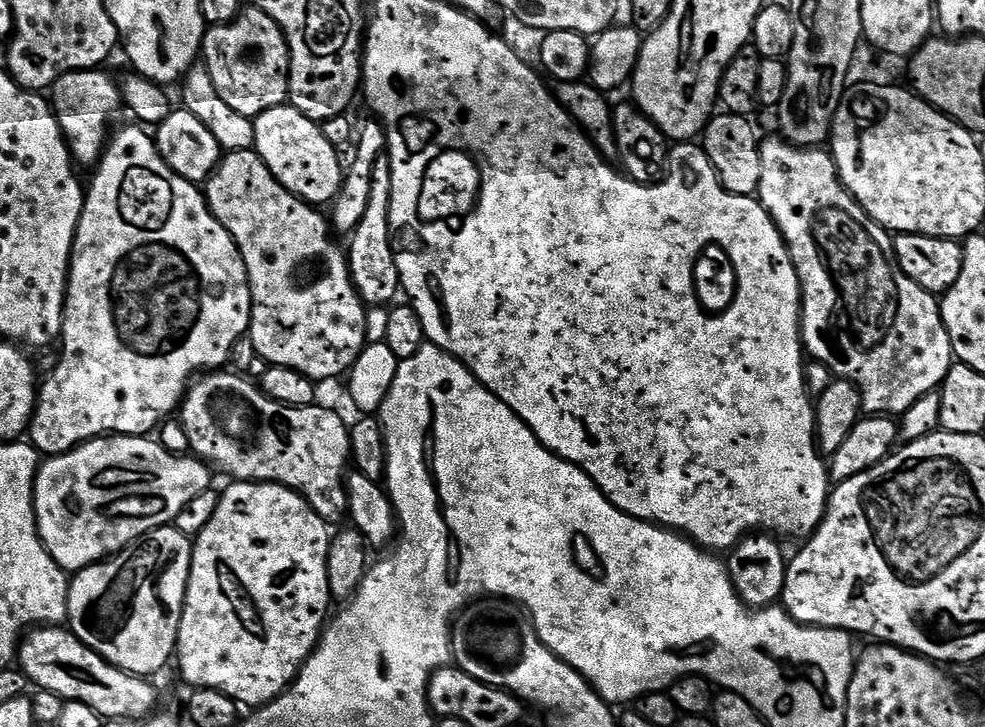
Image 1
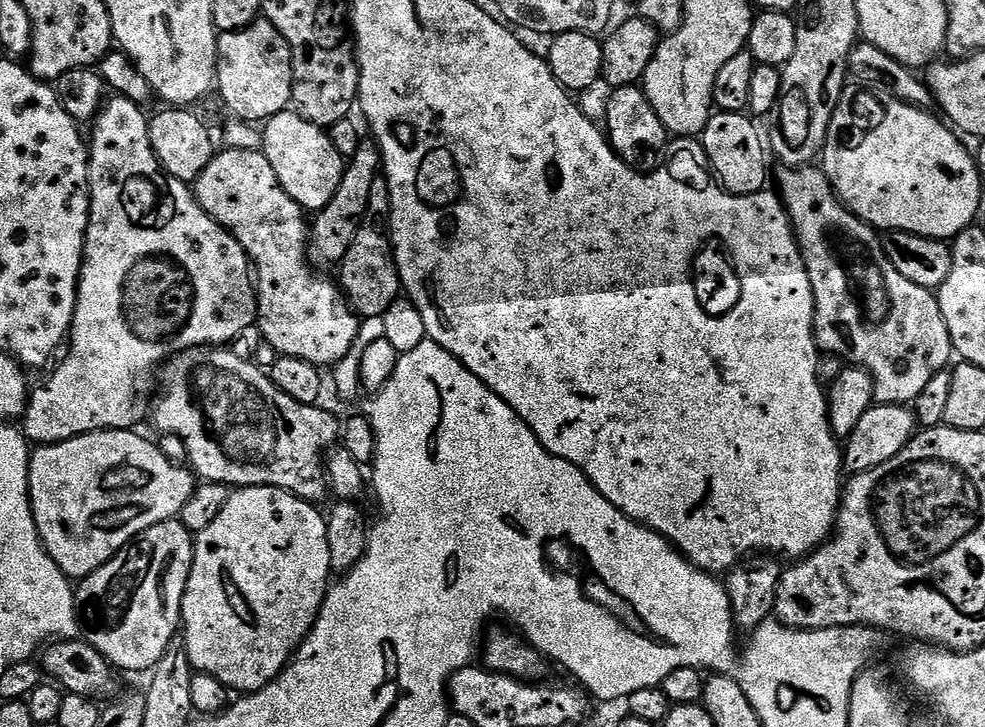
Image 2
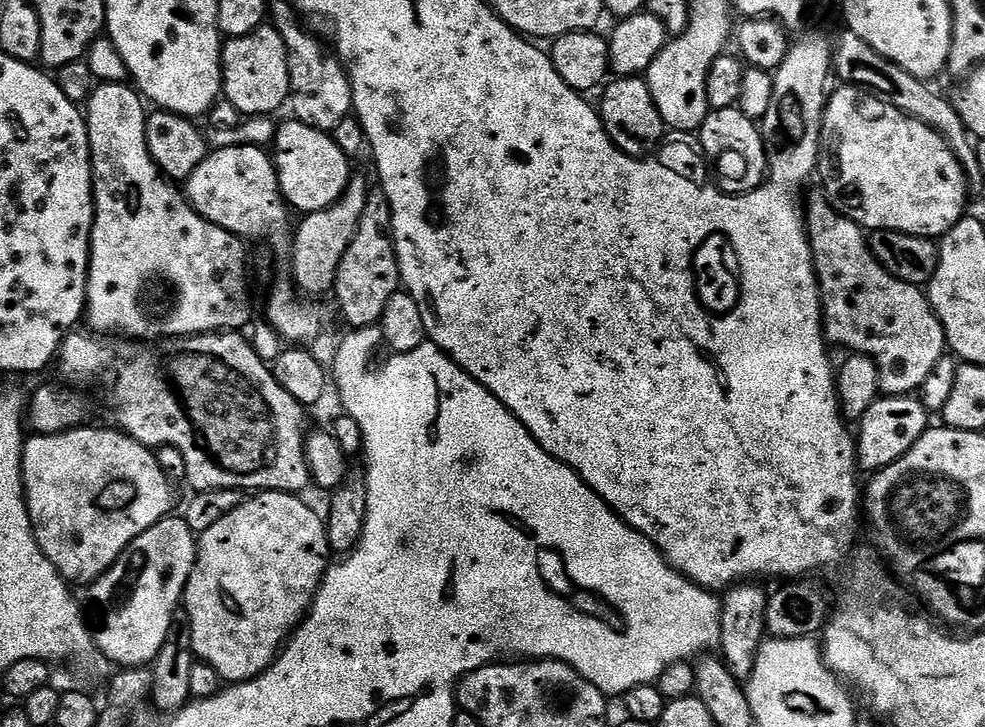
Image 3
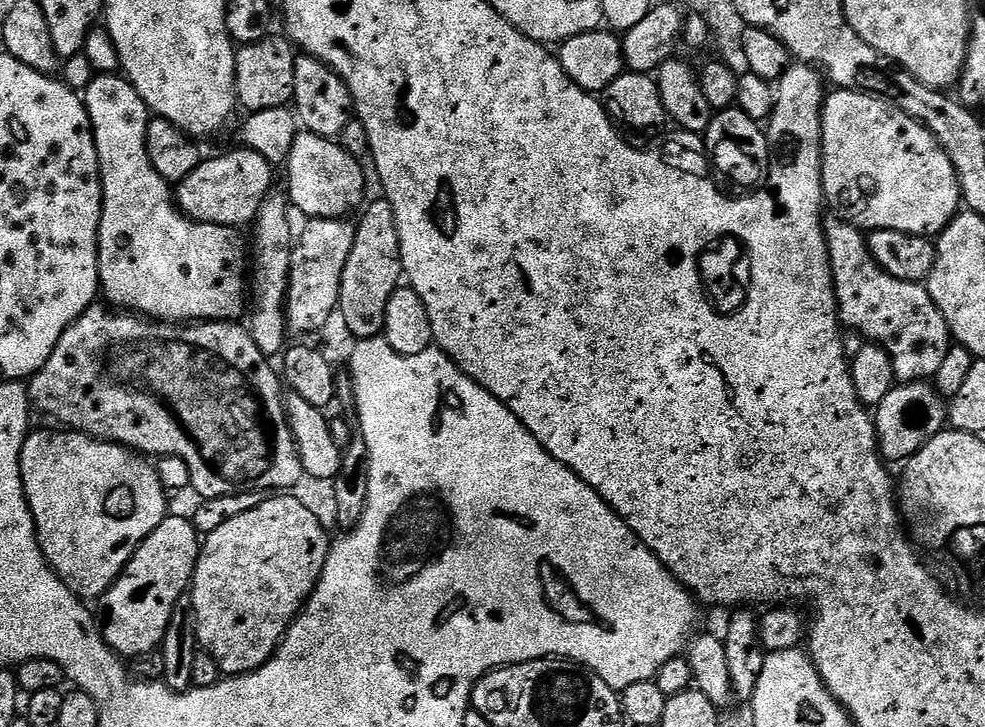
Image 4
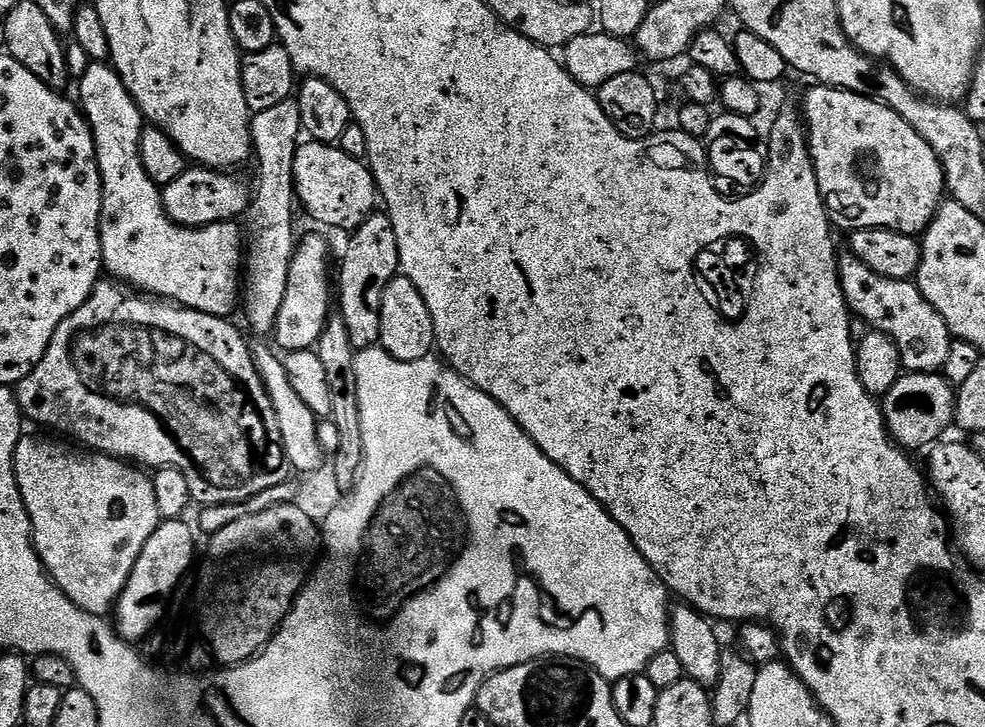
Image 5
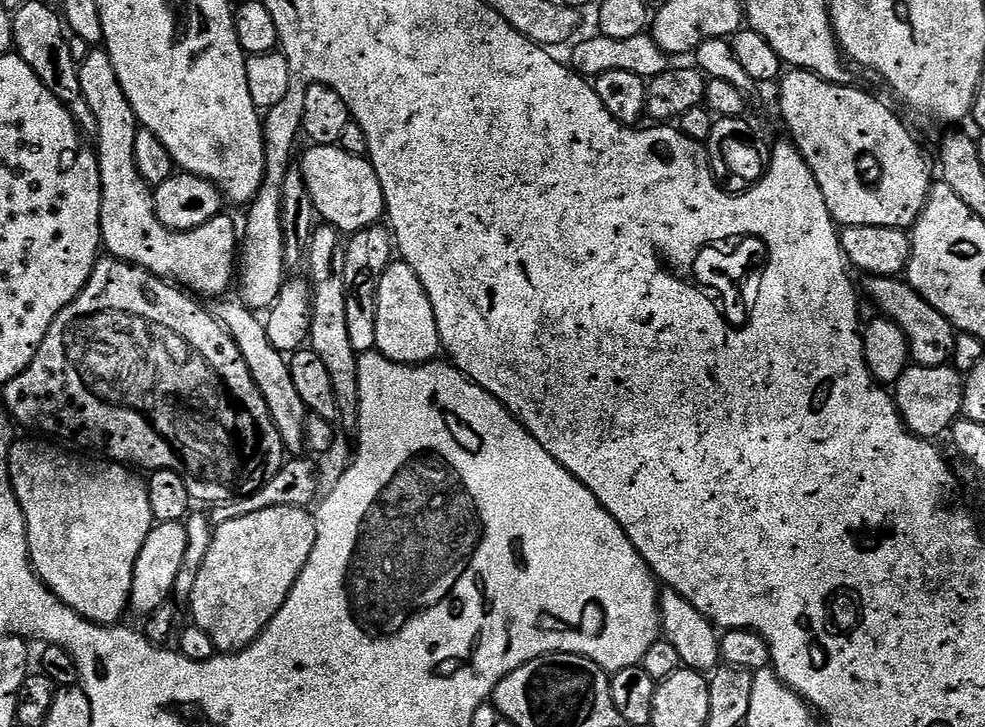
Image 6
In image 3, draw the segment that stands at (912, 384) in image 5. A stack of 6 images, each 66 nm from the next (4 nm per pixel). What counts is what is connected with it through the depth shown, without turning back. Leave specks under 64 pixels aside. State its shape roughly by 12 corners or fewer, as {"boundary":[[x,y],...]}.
{"boundary":[[881,395],[858,422],[856,459],[875,474],[930,427],[915,395]]}

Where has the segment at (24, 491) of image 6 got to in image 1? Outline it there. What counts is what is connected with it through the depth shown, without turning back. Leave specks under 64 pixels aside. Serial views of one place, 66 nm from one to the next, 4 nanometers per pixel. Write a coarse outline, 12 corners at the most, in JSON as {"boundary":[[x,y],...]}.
{"boundary":[[100,436],[36,473],[65,572],[115,556],[213,487],[148,436]]}

